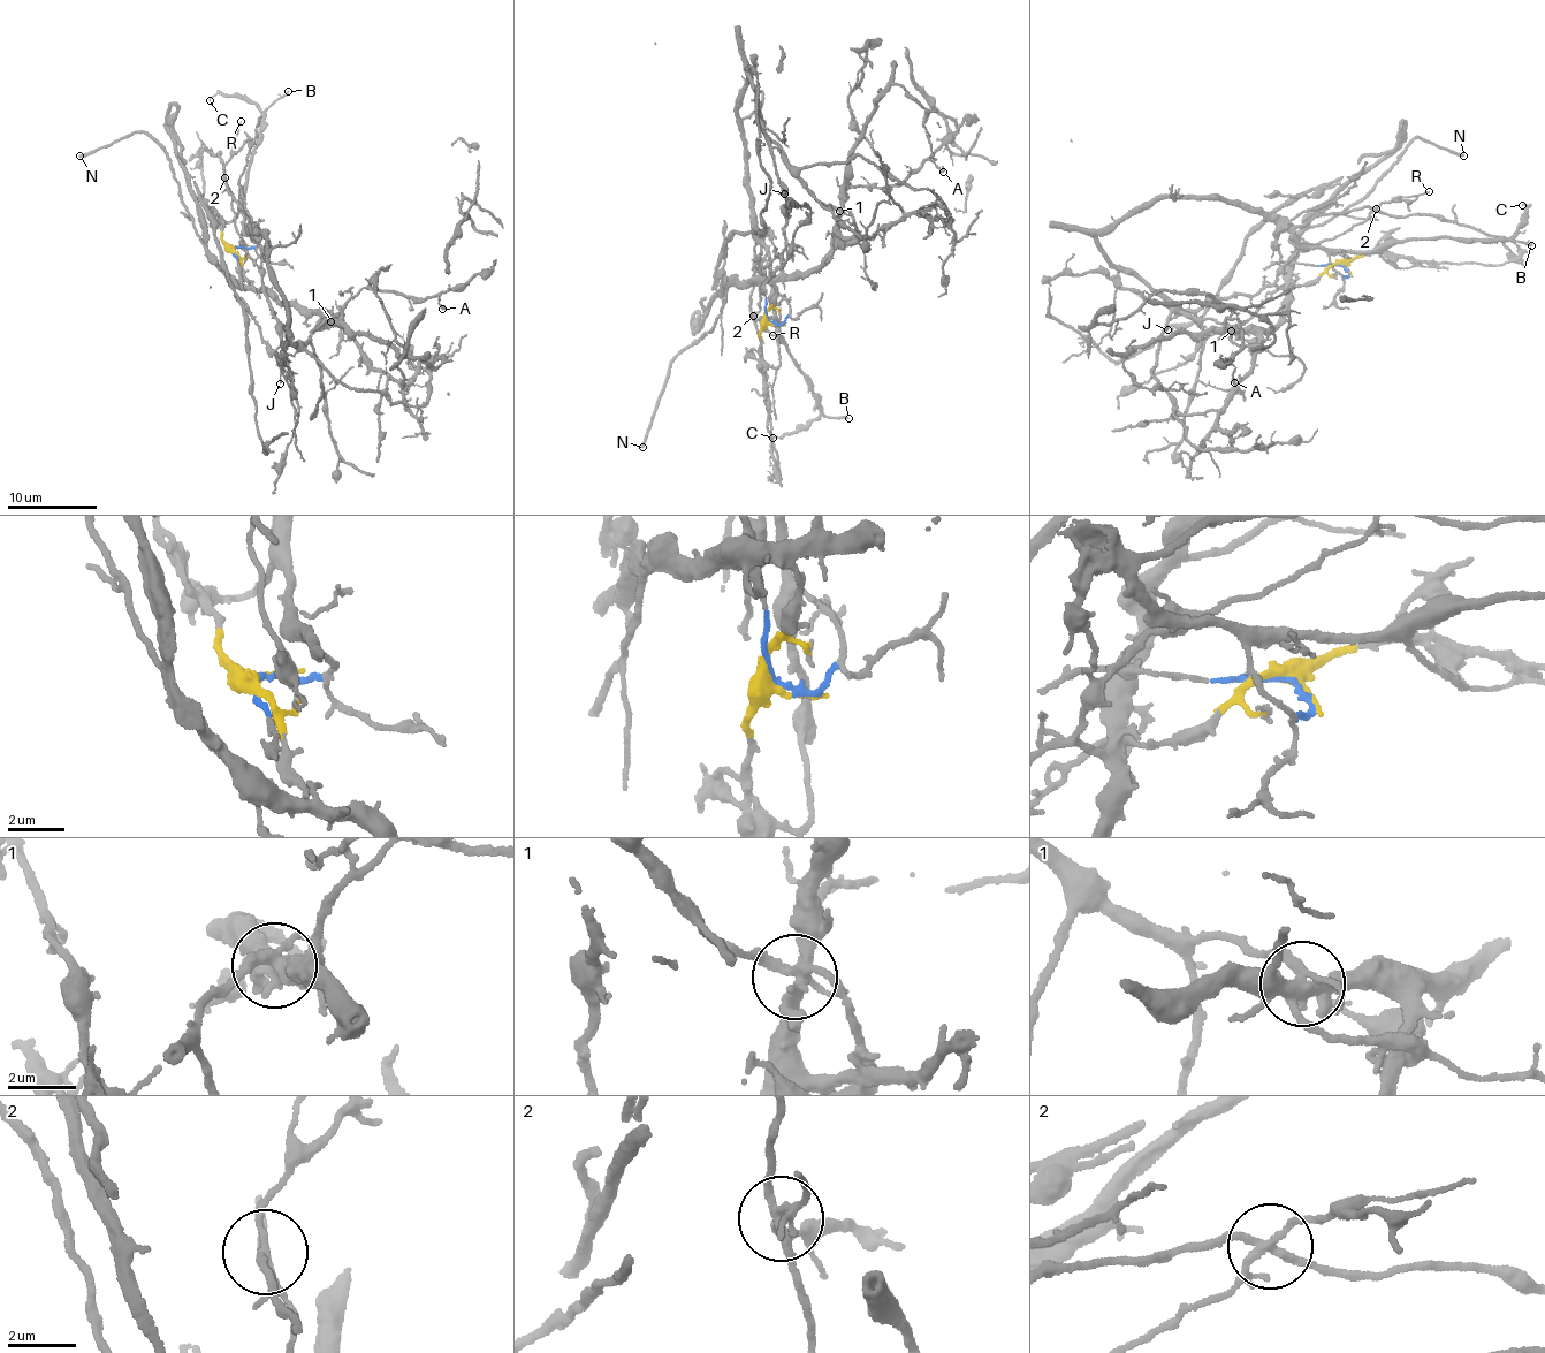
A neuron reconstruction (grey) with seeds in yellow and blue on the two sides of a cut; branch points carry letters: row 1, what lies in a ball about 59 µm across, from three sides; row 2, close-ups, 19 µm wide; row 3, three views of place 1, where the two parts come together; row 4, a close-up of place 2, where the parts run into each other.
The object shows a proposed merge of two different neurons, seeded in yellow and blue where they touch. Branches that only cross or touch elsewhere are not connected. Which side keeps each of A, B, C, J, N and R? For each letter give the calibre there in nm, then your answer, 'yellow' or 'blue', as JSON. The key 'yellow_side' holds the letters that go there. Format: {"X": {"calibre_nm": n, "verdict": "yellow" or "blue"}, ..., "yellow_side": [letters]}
{"A": {"calibre_nm": 200, "verdict": "yellow"}, "B": {"calibre_nm": 180, "verdict": "blue"}, "C": {"calibre_nm": 120, "verdict": "blue"}, "J": {"calibre_nm": 100, "verdict": "yellow"}, "N": {"calibre_nm": 240, "verdict": "yellow"}, "R": {"calibre_nm": 100, "verdict": "yellow"}, "yellow_side": ["A", "J", "N", "R"]}

